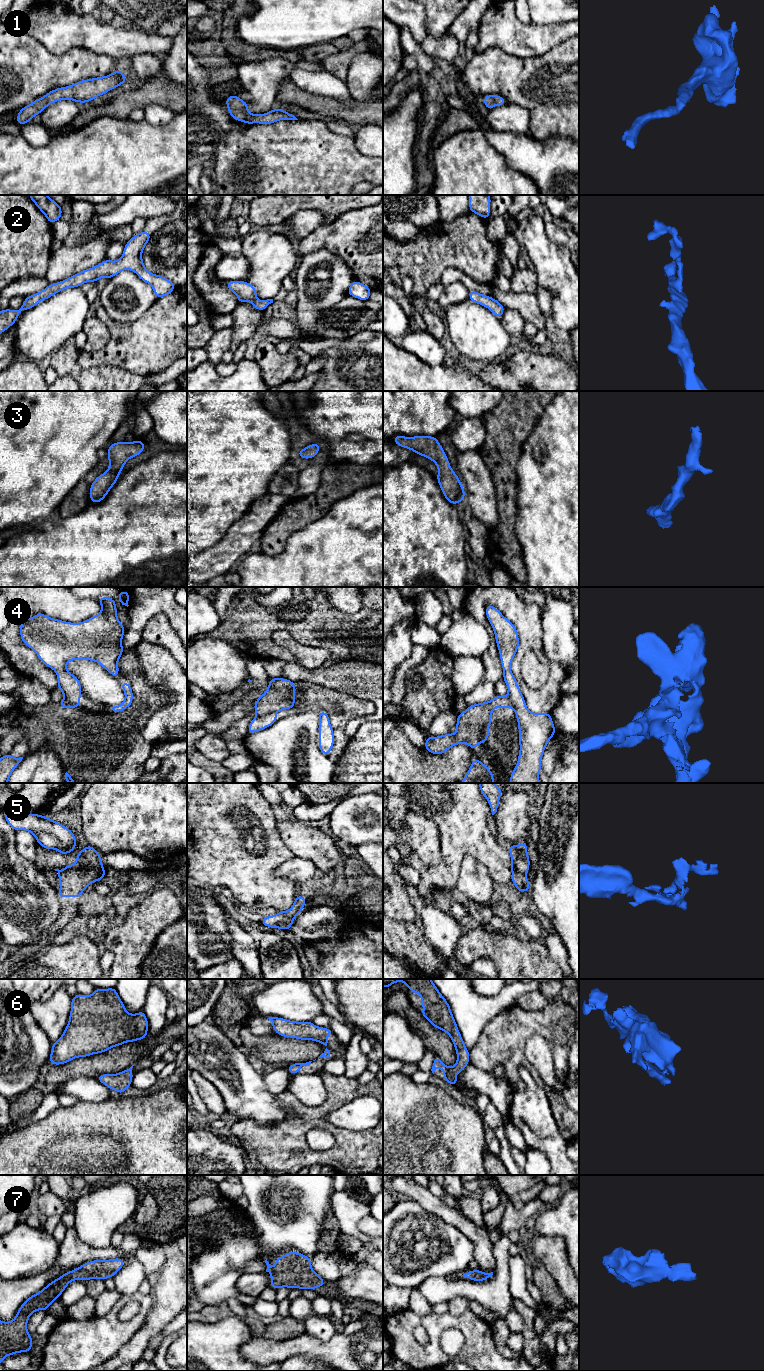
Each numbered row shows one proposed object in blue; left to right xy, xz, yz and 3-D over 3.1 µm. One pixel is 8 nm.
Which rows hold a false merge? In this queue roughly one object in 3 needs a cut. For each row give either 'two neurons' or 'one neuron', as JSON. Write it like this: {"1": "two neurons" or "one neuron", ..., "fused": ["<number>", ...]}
{"1": "one neuron", "2": "one neuron", "3": "one neuron", "4": "two neurons", "5": "one neuron", "6": "one neuron", "7": "one neuron", "fused": ["4"]}

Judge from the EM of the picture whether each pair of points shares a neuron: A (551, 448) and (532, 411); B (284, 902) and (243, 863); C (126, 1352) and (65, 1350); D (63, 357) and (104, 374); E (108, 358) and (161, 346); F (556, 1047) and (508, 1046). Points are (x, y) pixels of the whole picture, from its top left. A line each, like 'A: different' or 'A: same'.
A: different
B: same
C: different
D: same
E: same
F: same

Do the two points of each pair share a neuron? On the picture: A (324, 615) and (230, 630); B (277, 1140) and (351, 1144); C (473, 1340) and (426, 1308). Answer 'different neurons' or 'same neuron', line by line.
A: same neuron
B: same neuron
C: different neurons

